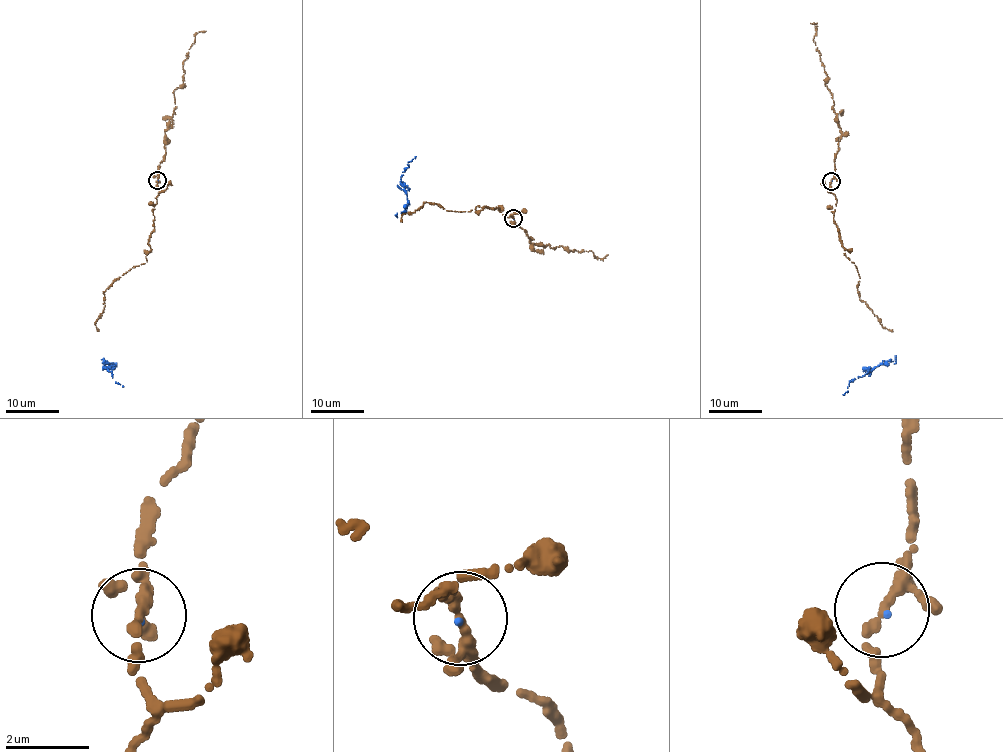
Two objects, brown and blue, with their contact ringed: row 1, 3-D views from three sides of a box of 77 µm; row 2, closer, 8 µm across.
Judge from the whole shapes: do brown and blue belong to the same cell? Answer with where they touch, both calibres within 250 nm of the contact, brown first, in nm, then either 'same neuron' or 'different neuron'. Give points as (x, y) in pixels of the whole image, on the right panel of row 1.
(831, 181) | 200/50 nm | same neuron

